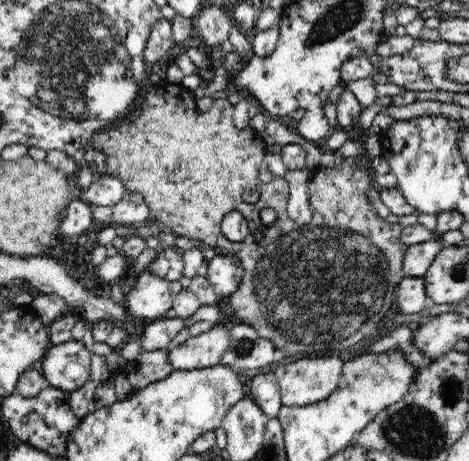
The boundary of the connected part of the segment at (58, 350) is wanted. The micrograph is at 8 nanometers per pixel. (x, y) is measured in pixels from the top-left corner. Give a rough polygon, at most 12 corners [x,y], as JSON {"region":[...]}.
{"region":[[82,341],[51,345],[39,368],[72,392],[90,378]]}

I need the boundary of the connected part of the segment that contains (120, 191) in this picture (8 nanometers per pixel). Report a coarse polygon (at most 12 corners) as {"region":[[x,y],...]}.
{"region":[[105,173],[78,194],[92,206],[114,206],[124,183]]}

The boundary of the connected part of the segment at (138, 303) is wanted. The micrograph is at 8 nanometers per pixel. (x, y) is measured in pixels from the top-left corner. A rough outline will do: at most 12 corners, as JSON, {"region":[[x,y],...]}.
{"region":[[148,268],[134,276],[124,305],[134,321],[173,307],[170,281]]}

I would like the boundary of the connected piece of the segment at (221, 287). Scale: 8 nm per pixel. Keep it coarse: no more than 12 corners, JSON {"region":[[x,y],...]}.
{"region":[[226,254],[207,264],[207,279],[220,298],[236,292],[238,264]]}

